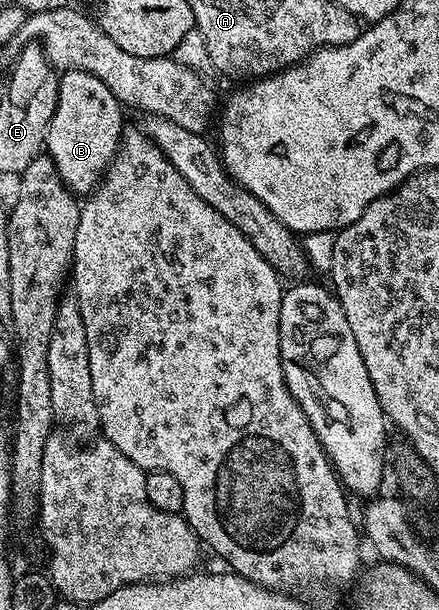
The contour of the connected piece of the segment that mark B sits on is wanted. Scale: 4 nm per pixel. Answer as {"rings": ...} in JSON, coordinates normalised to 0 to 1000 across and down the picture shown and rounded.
{"rings":[[[150,116],[134,126],[137,138],[123,143],[123,192],[100,226],[105,252],[123,264],[132,290],[141,290],[157,313],[175,323],[198,323],[219,311],[273,243],[273,225],[287,213],[285,184],[260,152],[251,152],[214,120]]]}

